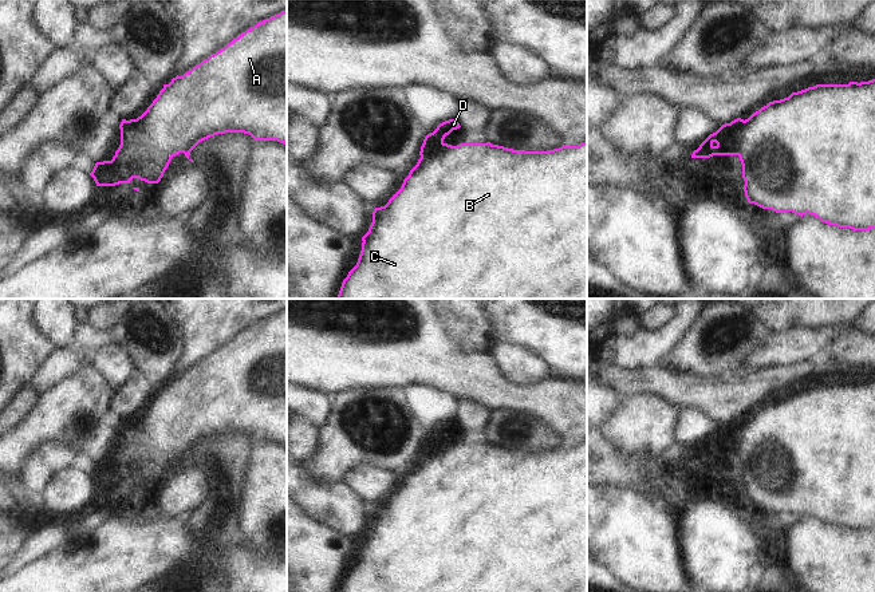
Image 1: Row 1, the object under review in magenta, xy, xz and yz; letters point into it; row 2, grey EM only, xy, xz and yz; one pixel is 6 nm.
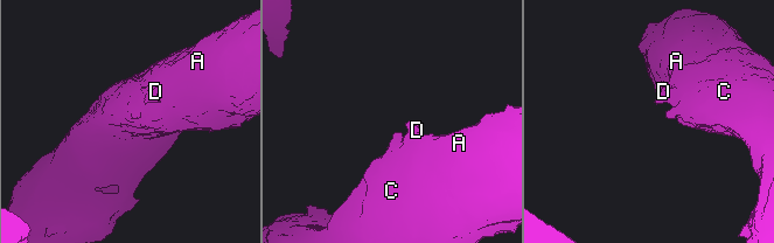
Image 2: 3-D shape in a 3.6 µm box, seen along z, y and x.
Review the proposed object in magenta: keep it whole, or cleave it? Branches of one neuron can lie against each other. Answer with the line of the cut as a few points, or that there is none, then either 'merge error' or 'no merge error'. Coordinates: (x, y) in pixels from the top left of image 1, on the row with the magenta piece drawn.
no cut | no merge error

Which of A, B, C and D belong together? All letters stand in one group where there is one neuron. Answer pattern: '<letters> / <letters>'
A B C D

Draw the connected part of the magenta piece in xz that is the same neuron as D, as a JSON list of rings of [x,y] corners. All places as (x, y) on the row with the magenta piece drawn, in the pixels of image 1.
[[[449,119],[425,137],[421,158],[401,189],[385,206],[374,209],[358,263],[343,280],[338,299],[587,299],[587,142],[548,151],[513,150],[490,142],[445,143],[445,137],[460,127],[457,119]]]

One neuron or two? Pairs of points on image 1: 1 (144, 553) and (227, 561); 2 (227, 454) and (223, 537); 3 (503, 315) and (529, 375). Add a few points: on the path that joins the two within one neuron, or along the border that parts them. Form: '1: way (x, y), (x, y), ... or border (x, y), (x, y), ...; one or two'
1: way (164, 552), (207, 552); one
2: way (228, 474), (229, 506), (223, 513), (223, 517); one
3: border (499, 342), (521, 343), (535, 350), (543, 358); two

